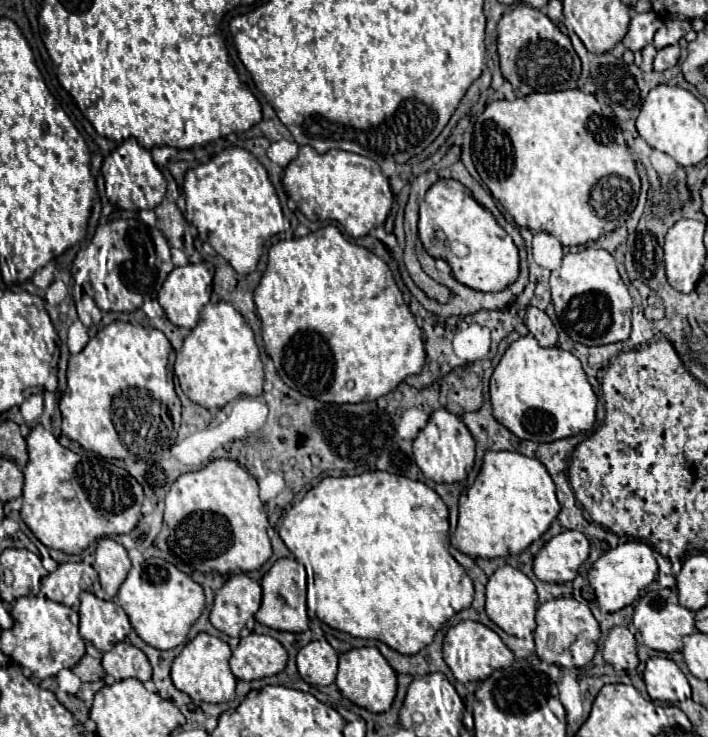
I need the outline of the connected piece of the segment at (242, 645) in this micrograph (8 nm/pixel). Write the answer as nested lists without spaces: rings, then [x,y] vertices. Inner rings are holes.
[[[251,633],[249,637],[241,637],[229,665],[237,679],[263,679],[269,675],[277,675],[285,669],[287,651],[277,639],[269,635]]]

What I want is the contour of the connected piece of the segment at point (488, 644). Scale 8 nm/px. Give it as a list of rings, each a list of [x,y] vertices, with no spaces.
[[[461,621],[447,631],[445,641],[443,641],[443,659],[449,665],[449,669],[453,671],[455,679],[461,683],[489,677],[495,669],[507,667],[515,661],[513,653],[505,647],[505,643],[499,639],[499,635],[477,621]]]

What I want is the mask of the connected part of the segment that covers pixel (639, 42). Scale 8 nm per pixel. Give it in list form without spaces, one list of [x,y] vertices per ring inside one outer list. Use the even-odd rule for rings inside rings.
[[[649,11],[649,13],[637,13],[633,15],[631,19],[631,25],[629,25],[629,31],[627,35],[623,37],[623,45],[637,53],[641,51],[643,47],[651,45],[653,43],[653,35],[655,31],[663,25],[663,21],[657,17],[655,11]]]

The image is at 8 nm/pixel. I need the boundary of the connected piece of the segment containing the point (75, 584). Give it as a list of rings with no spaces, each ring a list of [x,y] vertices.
[[[84,562],[61,563],[53,573],[43,577],[41,591],[57,603],[79,607],[79,595],[98,579],[95,569]]]

